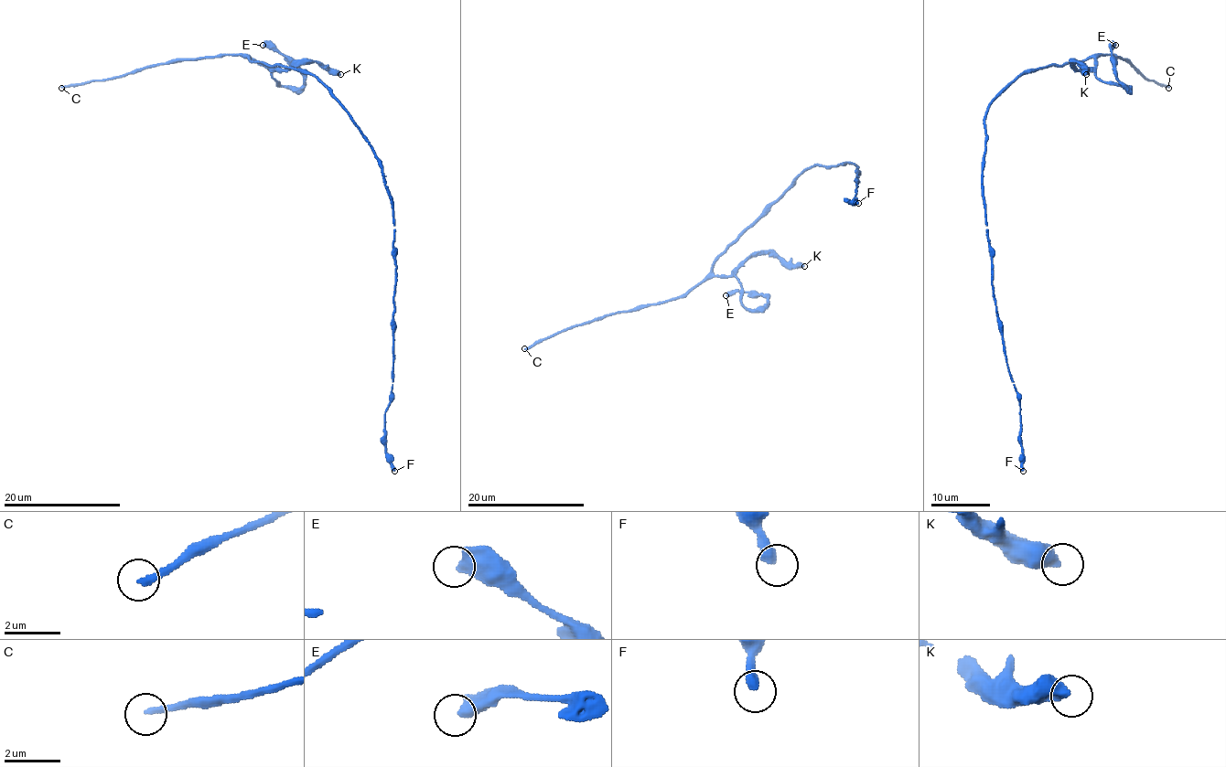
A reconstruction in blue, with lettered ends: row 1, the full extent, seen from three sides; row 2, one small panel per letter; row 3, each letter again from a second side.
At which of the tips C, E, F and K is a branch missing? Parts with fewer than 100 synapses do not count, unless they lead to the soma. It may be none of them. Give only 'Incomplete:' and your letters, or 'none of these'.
Incomplete: C

